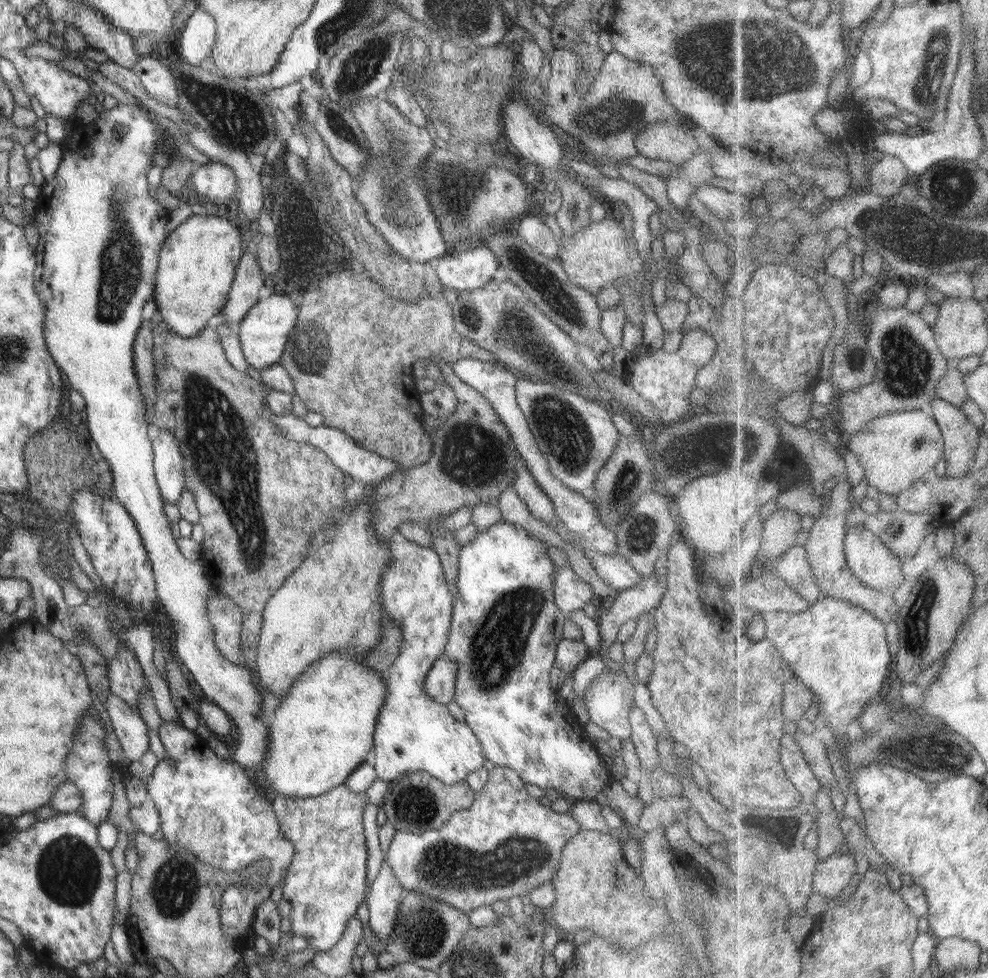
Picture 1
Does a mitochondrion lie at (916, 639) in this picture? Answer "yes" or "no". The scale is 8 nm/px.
yes

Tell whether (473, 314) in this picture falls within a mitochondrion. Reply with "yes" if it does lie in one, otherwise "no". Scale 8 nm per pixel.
yes

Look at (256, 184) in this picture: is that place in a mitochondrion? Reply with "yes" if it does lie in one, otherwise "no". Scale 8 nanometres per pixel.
no

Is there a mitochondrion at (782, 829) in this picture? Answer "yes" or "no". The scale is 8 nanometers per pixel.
yes

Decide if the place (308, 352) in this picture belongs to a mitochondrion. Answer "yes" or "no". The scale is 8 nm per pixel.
yes

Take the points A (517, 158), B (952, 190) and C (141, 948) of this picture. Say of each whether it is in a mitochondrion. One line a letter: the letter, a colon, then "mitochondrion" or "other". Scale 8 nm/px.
A: other
B: mitochondrion
C: other

